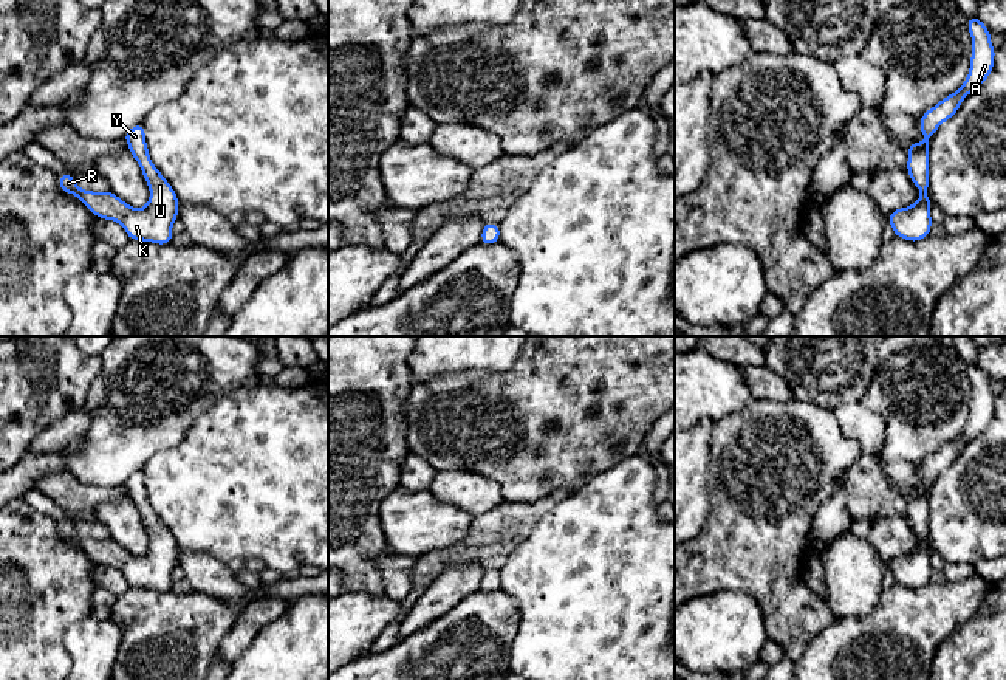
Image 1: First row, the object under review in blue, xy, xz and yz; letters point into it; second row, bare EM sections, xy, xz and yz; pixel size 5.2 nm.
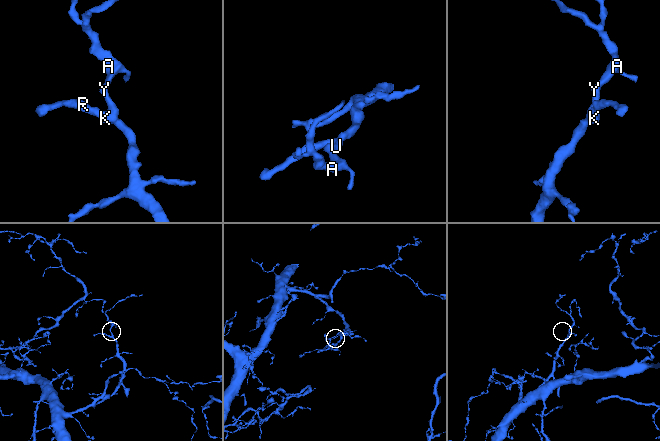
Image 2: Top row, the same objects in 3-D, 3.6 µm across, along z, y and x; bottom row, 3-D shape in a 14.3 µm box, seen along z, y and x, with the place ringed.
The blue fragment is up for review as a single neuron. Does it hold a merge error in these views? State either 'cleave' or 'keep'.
keep

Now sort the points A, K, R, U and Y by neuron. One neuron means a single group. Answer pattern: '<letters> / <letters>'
A K R U Y

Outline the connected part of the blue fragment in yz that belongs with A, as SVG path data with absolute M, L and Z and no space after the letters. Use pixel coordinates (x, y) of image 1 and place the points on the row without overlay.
M978 364L967 366L967 375L972 384L970 417L963 432L952 441L941 446L935 454L929 455L919 468L919 477L926 486L912 489L907 496L907 519L913 531L921 537L921 544L908 555L898 555L887 568L891 572L896 584L919 589L930 582L932 575L932 548L926 544L929 539L929 485L935 482L938 474L950 466L960 455L963 446L977 437L989 424L994 417L995 395L991 390L991 378Z

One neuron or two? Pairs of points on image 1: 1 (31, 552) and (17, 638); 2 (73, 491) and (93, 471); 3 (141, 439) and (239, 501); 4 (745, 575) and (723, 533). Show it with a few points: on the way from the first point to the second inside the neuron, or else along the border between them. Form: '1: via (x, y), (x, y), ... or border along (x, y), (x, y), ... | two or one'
1: via (20, 573), (17, 576), (17, 617) | one
2: border along (64, 468), (81, 482), (96, 487), (118, 487) | two
3: border along (189, 429), (177, 443), (158, 451), (141, 470) | two
4: via (745, 564), (745, 555), (734, 544) | one

